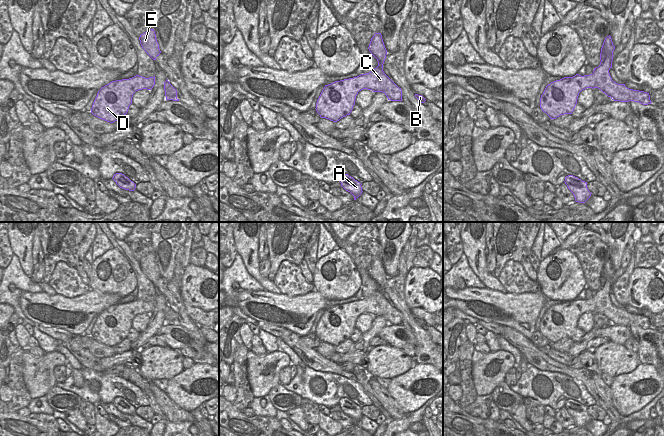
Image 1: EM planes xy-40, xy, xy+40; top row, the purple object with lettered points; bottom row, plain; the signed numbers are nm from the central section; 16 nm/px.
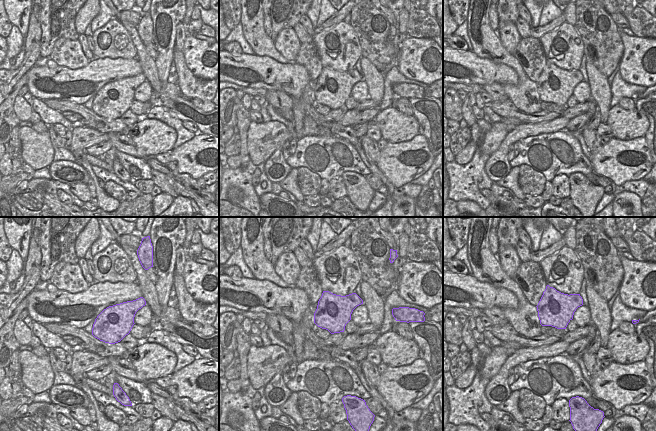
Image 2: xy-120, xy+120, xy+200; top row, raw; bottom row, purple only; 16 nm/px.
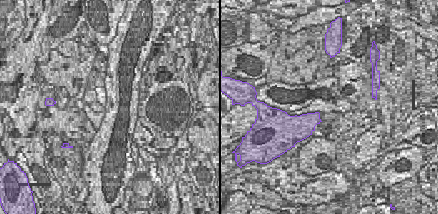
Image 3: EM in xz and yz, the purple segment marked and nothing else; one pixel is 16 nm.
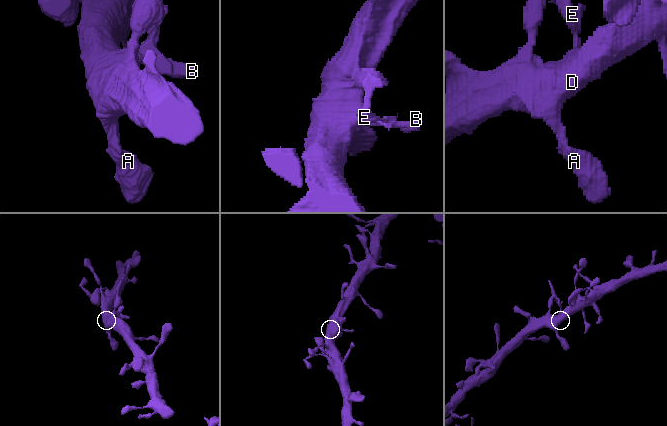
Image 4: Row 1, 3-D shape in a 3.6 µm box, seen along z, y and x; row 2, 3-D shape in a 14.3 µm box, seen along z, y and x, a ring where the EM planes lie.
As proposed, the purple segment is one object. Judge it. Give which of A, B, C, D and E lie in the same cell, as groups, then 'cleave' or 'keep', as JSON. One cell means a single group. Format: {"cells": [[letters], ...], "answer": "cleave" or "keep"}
{"cells": [["A", "B", "C", "D", "E"]], "answer": "keep"}

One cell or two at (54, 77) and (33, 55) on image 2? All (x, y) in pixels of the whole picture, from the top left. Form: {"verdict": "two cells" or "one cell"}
{"verdict": "two cells"}

